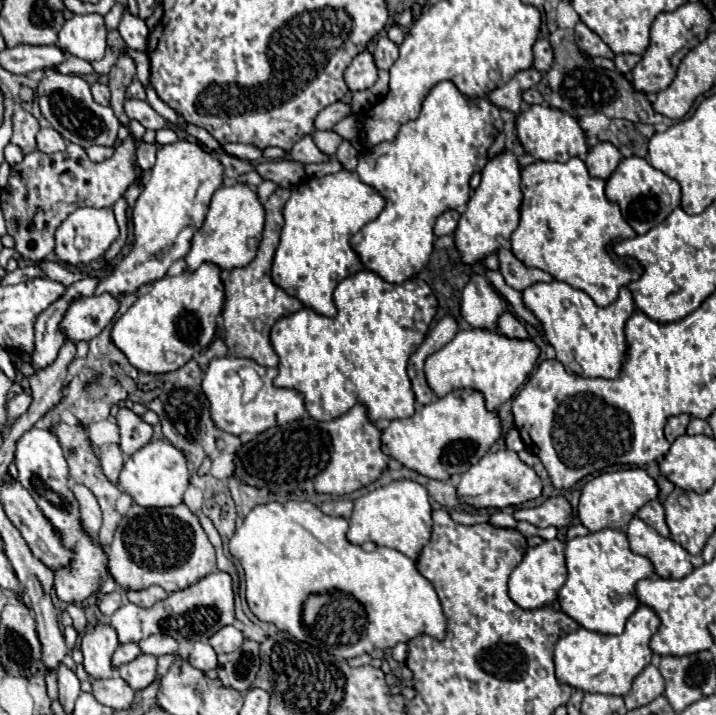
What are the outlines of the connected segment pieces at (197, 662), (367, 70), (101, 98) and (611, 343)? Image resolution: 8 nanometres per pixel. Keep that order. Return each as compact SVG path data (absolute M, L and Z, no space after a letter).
M194 642L194 648L192 652L188 654L188 662L202 670L202 672L208 672L208 670L214 670L218 660L216 660L216 652L210 644L204 644L204 642Z
M368 50L356 54L344 72L344 80L352 92L374 86L374 82L378 80L378 68L374 64L374 56Z
M96 82L96 84L92 86L92 96L94 96L94 100L96 100L98 104L104 104L104 106L110 104L110 90L108 90L108 86L104 86L104 84L100 84L100 82Z
M552 280L522 290L522 302L542 324L544 340L556 350L556 358L564 364L566 372L588 378L616 378L620 374L626 352L624 324L634 312L634 300L628 288L620 290L616 302L600 308L586 292Z

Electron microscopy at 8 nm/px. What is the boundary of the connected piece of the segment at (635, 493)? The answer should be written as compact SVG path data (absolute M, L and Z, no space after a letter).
M626 468L610 474L600 474L584 484L578 502L578 518L582 526L586 526L590 532L598 532L604 528L620 530L632 520L632 516L646 502L656 498L658 498L658 484L642 468Z

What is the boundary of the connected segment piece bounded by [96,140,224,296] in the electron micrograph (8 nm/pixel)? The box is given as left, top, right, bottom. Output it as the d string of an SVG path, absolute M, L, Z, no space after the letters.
M178 140L174 144L160 146L156 164L154 164L154 168L150 172L150 180L146 182L136 206L132 208L132 222L134 222L134 244L132 244L132 250L116 264L116 268L112 270L110 276L100 280L100 284L96 286L96 294L110 292L114 296L120 296L124 292L136 292L140 286L144 286L144 284L148 284L152 280L160 280L174 260L184 258L188 254L188 250L190 250L192 236L204 224L210 198L222 186L222 178L224 178L222 162L218 158L214 158L198 142Z

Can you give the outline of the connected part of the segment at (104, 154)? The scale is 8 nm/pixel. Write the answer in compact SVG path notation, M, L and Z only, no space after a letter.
M88 146L88 148L86 148L88 158L94 160L94 162L106 160L108 156L112 156L112 152L114 152L114 148L106 148L106 146Z

